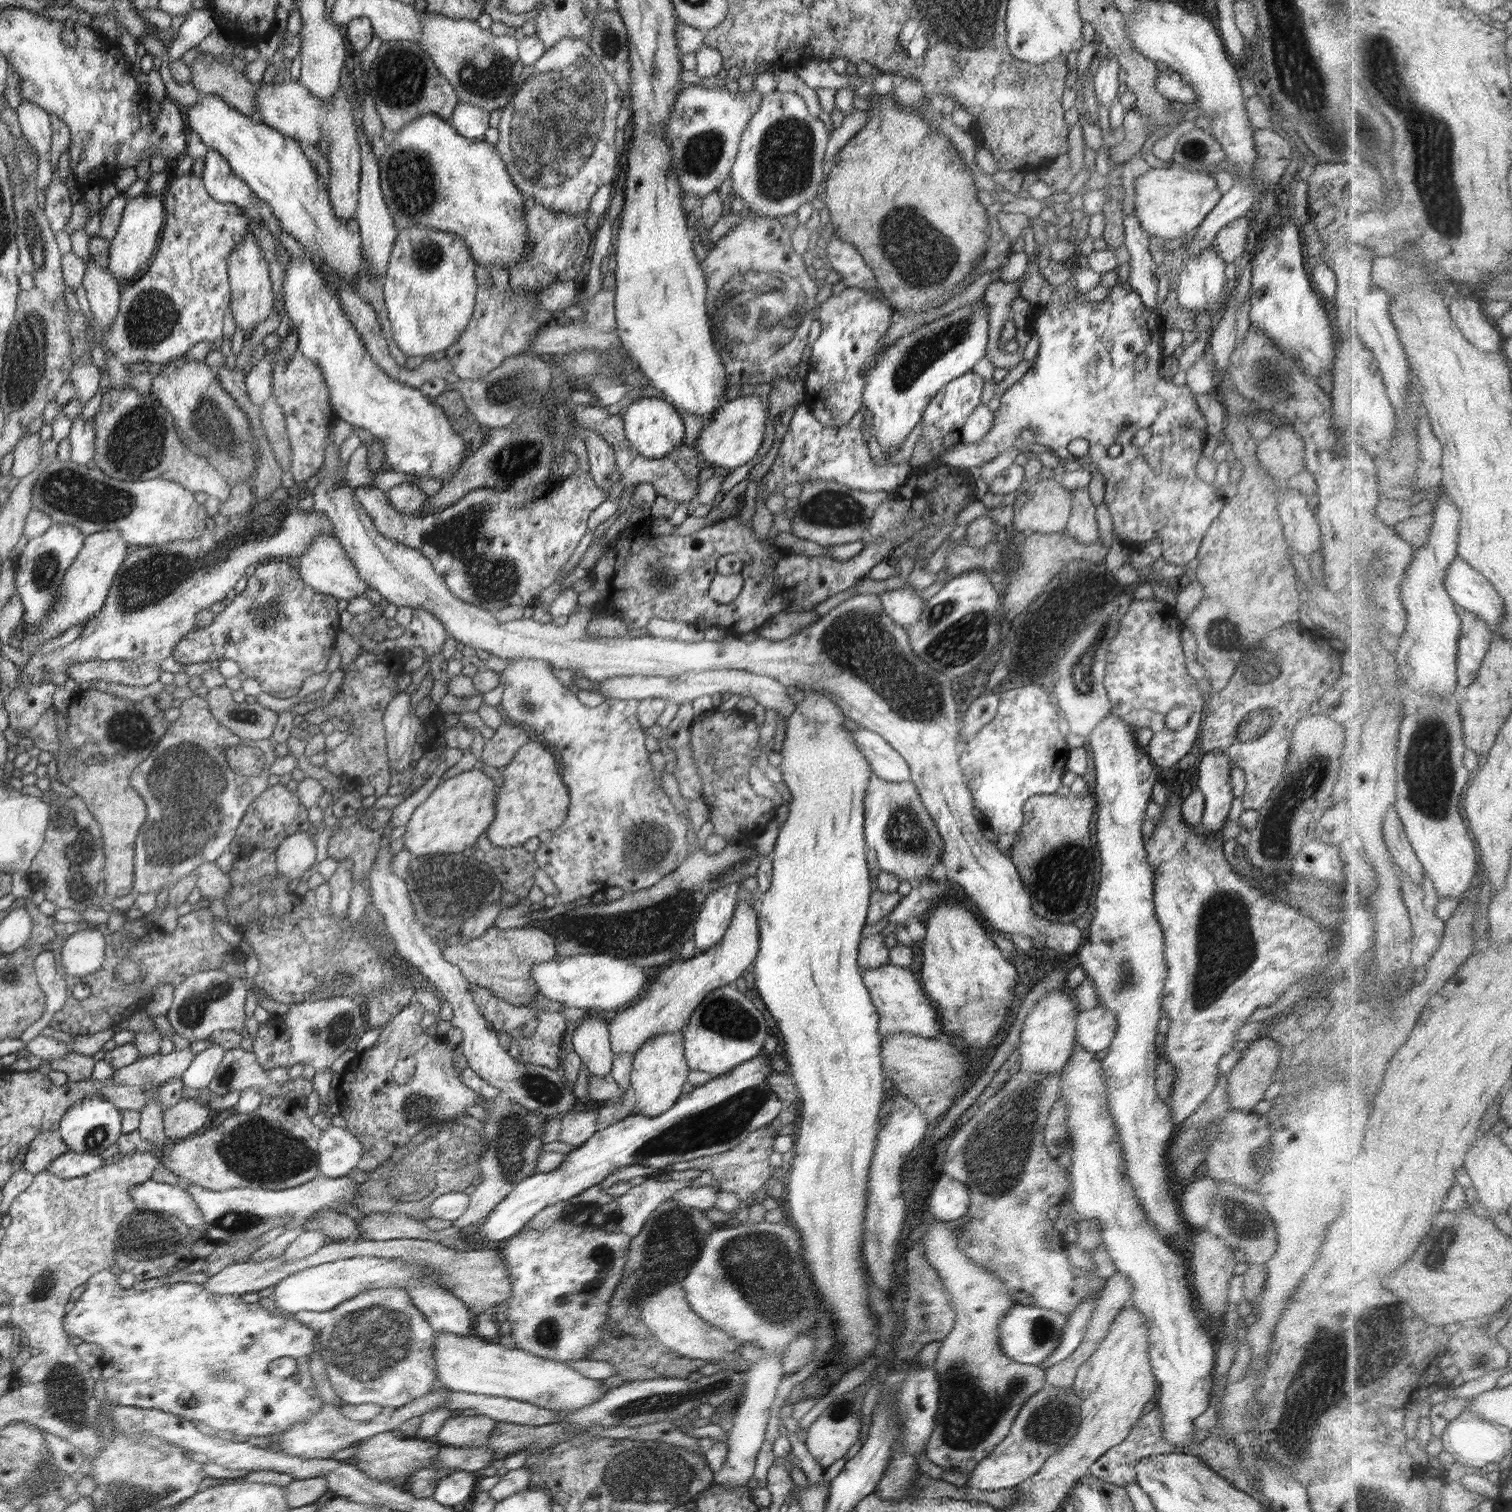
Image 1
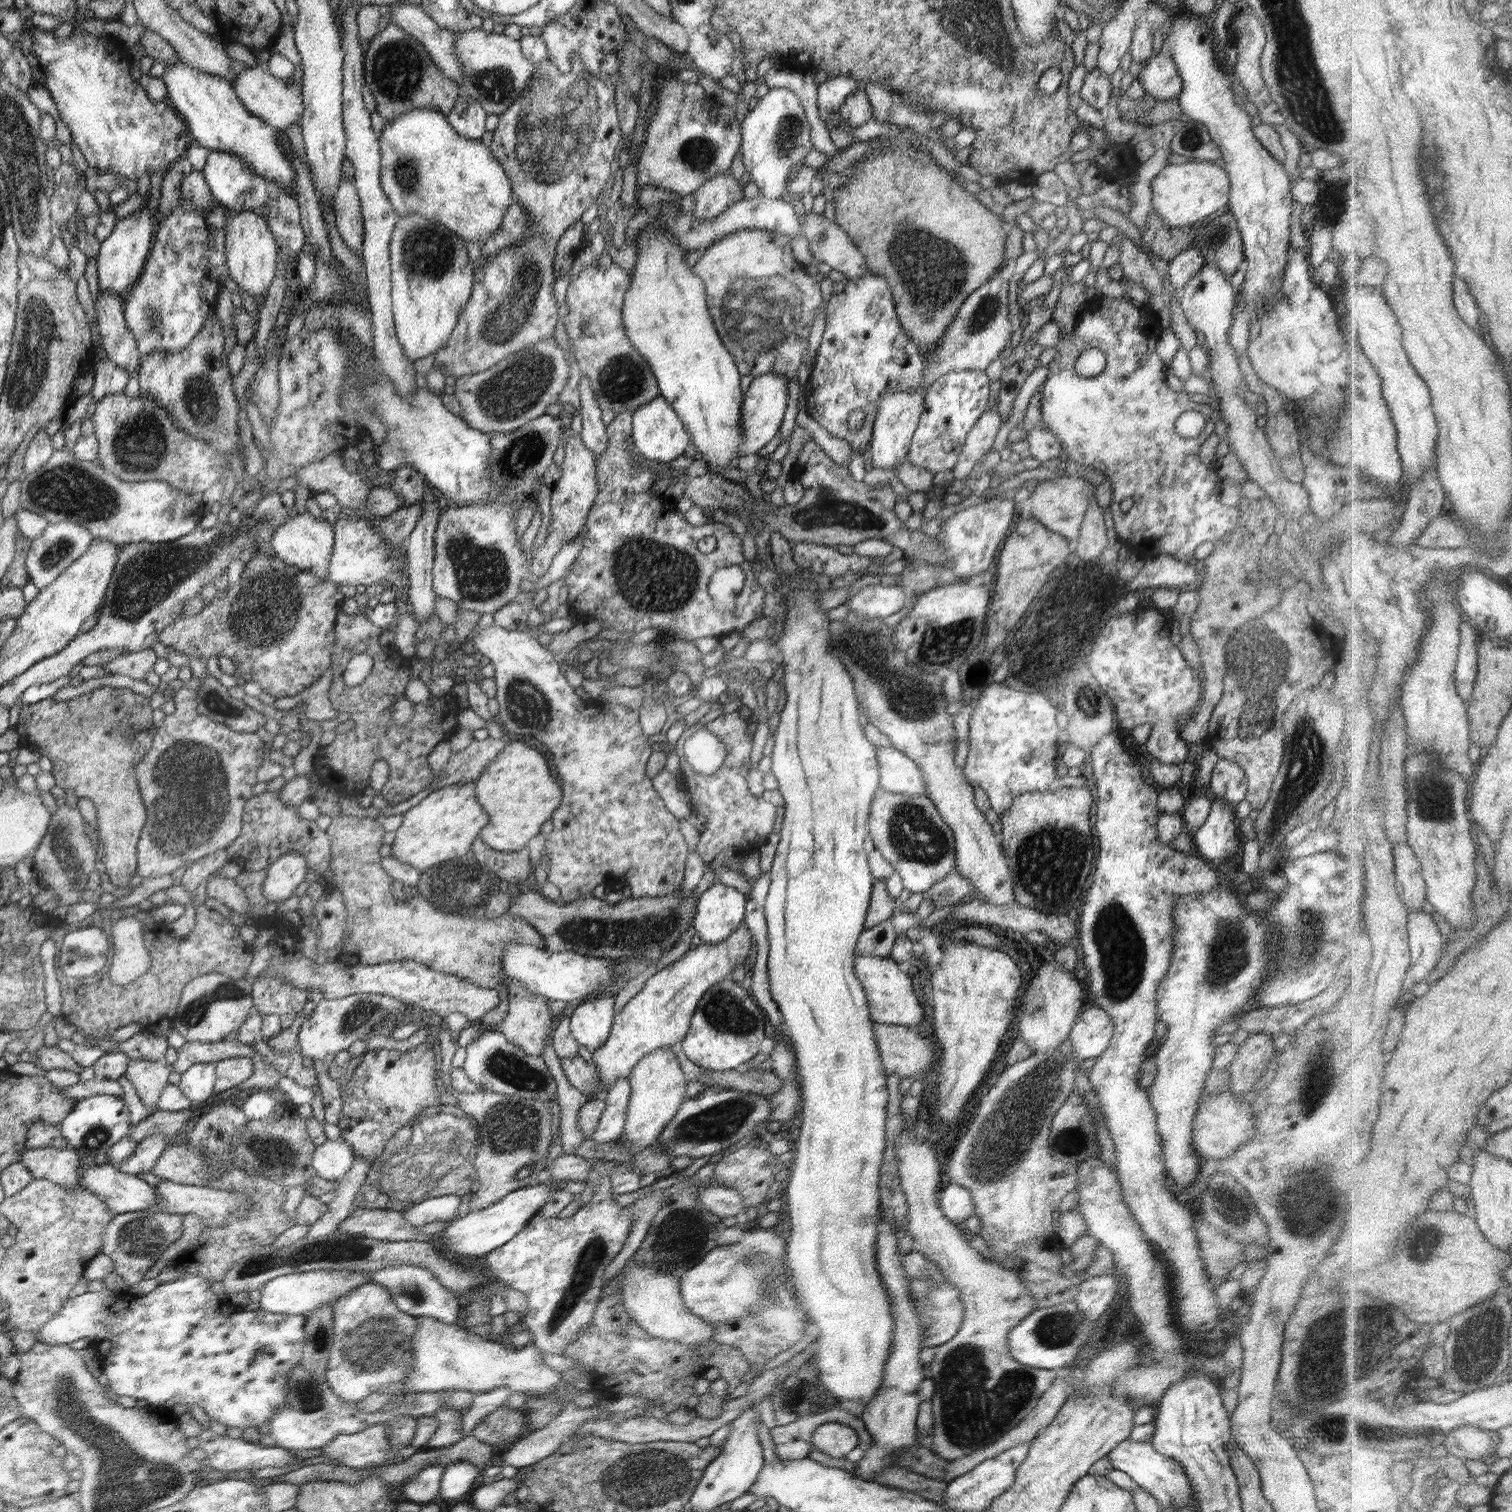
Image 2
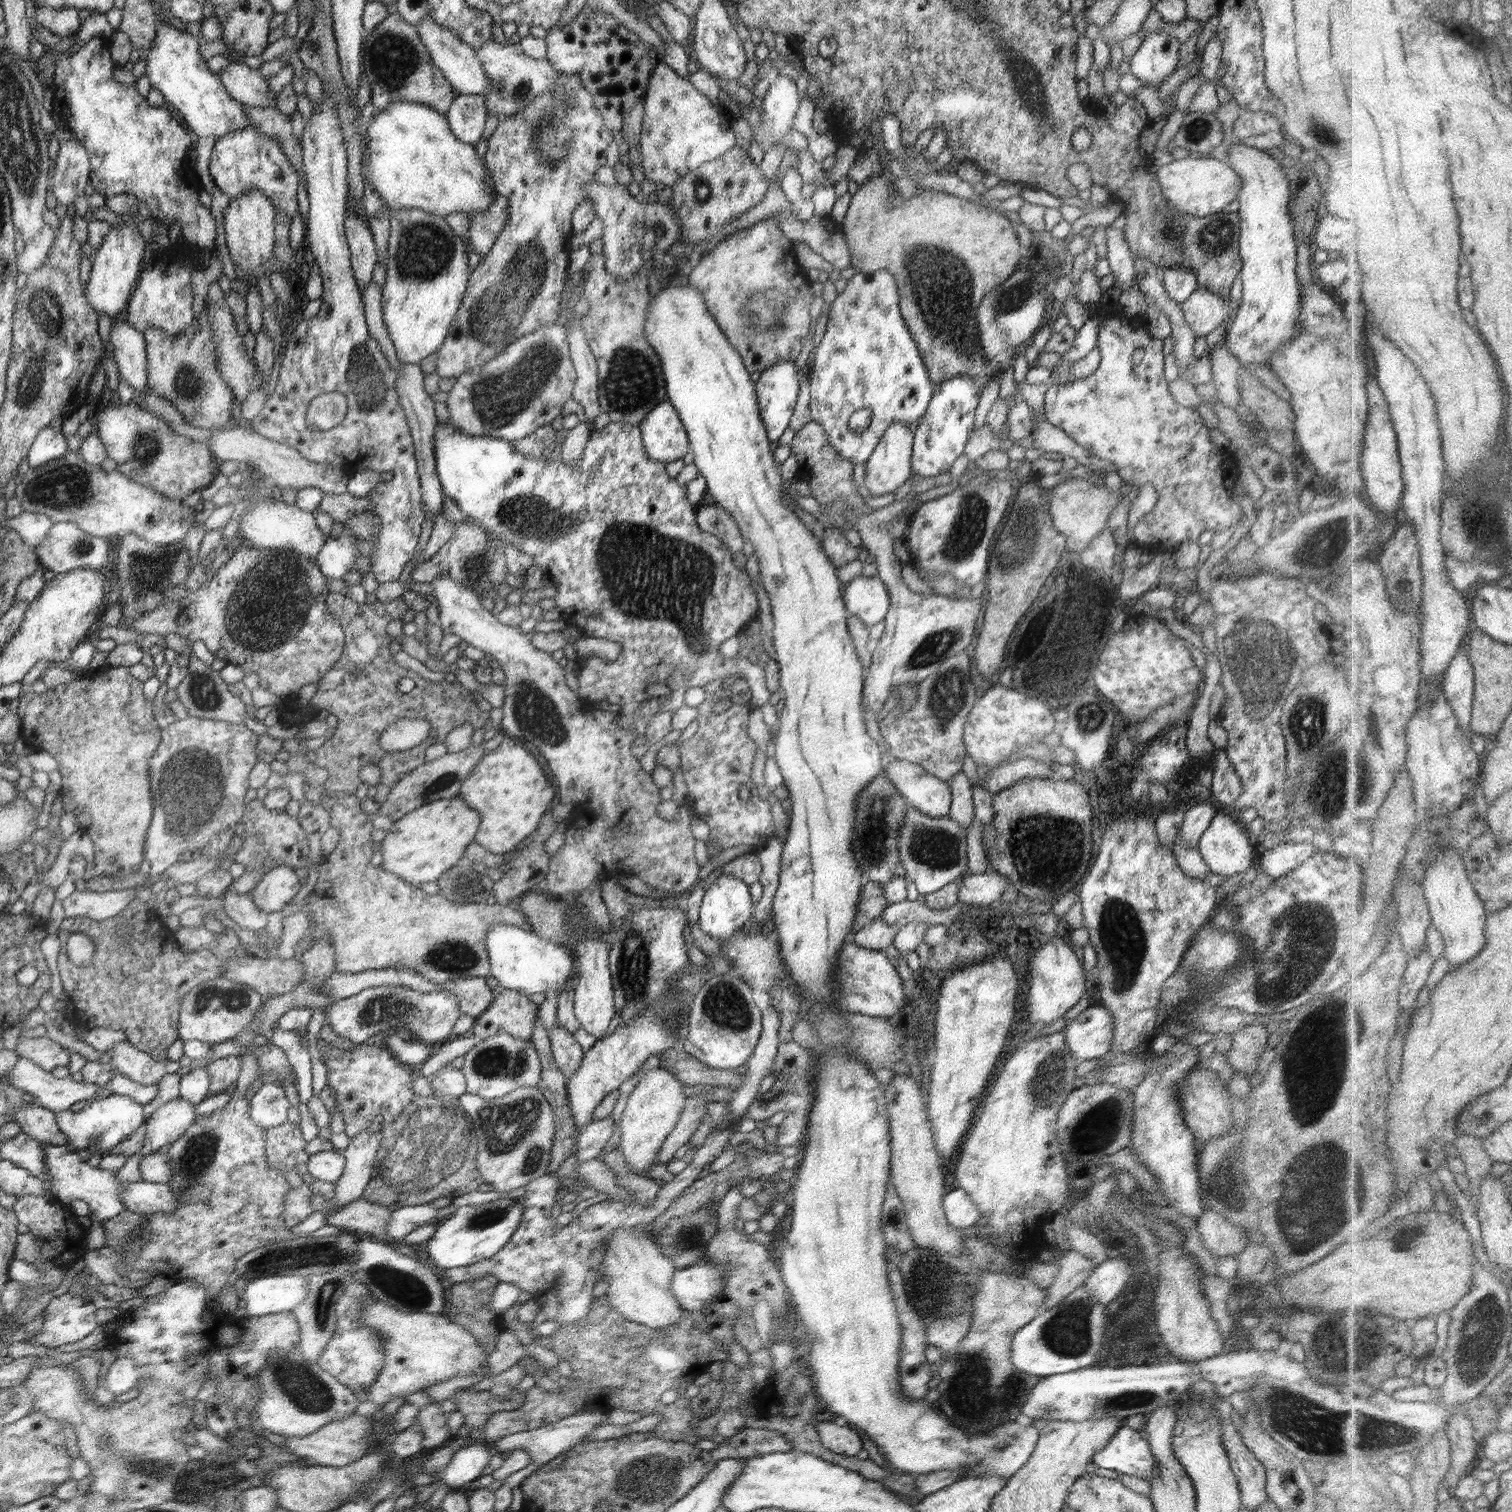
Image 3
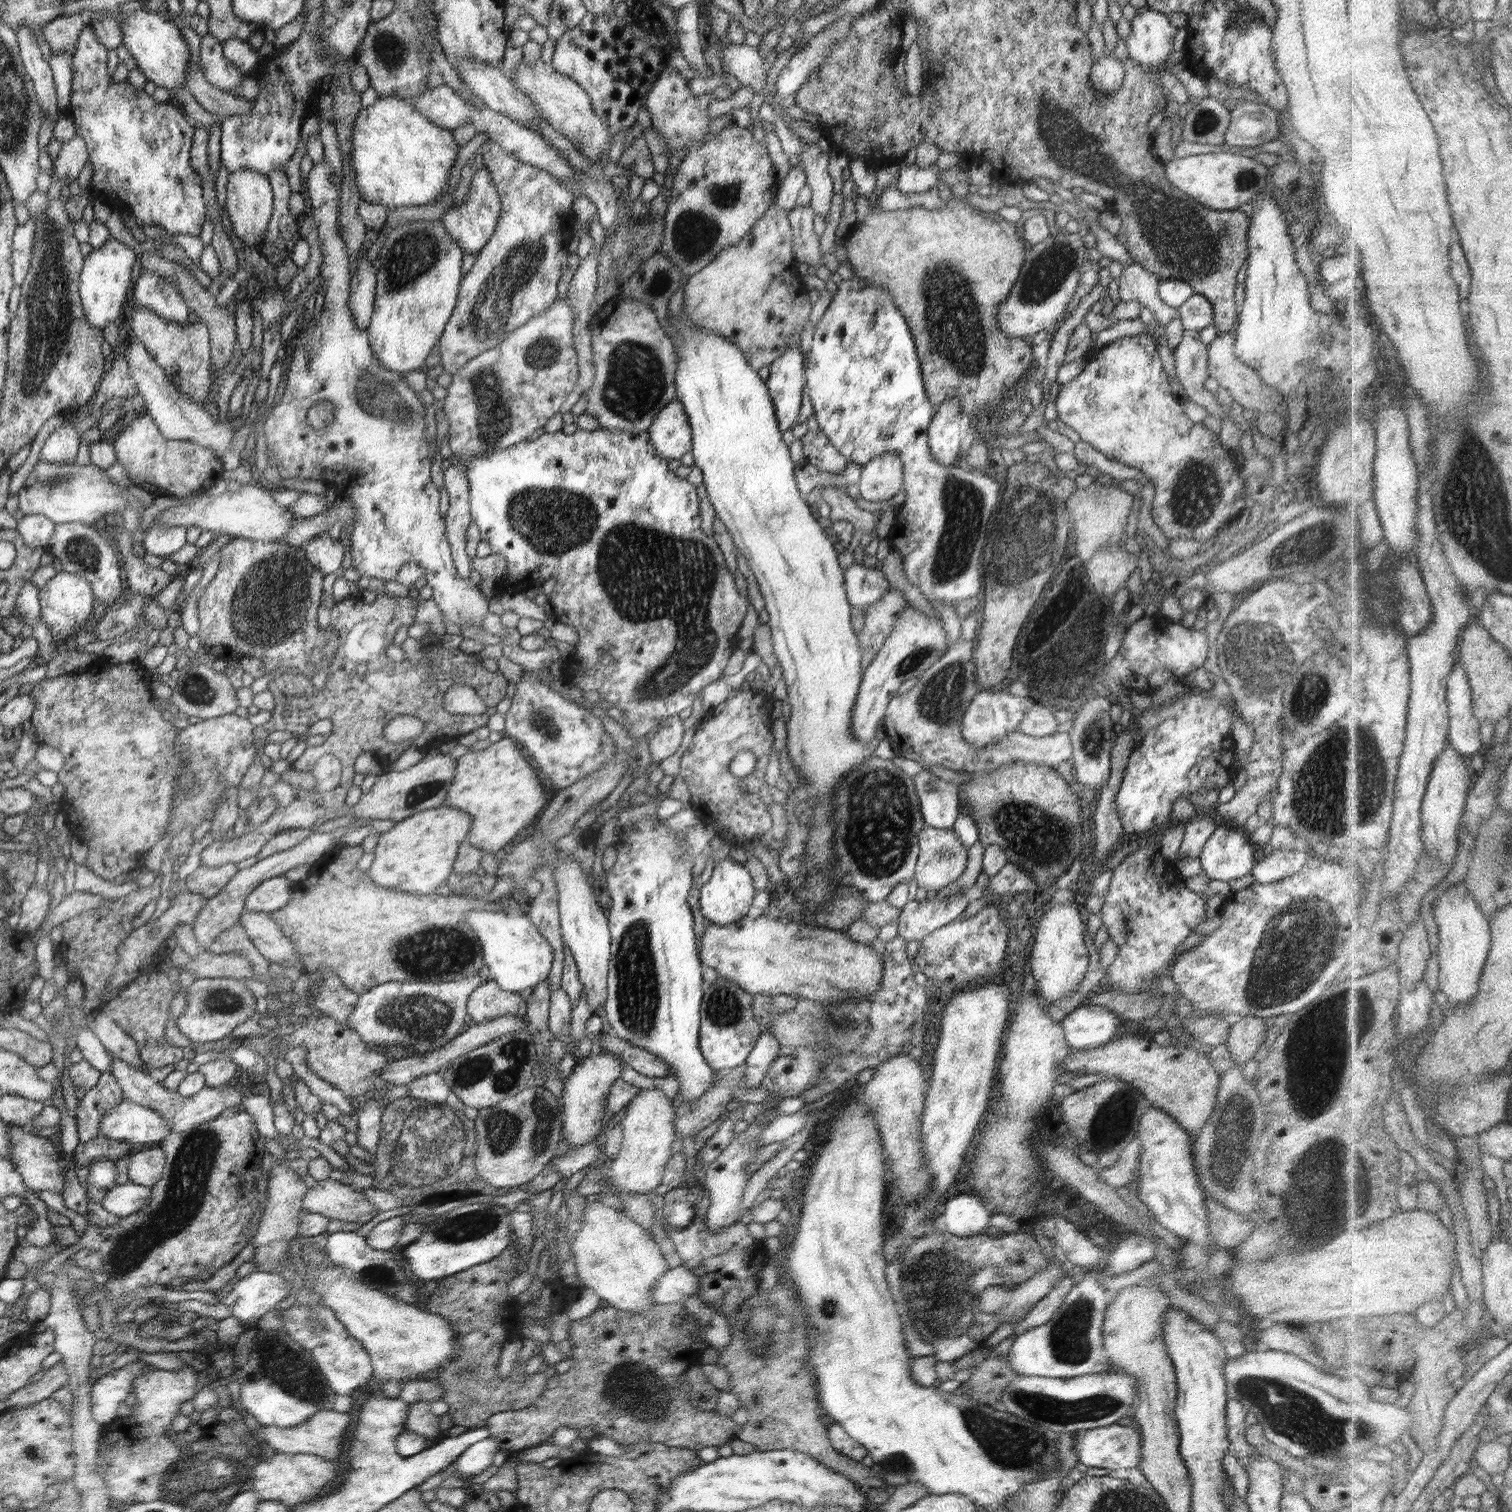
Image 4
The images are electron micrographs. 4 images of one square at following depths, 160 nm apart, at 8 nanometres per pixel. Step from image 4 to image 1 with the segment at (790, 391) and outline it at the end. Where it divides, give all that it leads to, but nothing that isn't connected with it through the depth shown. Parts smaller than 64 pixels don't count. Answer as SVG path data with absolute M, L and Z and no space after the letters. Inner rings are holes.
M740 395L737 399L722 403L703 426L693 448L712 467L722 466L734 470L748 464L758 455L764 440L764 421L767 418L767 402L758 395Z

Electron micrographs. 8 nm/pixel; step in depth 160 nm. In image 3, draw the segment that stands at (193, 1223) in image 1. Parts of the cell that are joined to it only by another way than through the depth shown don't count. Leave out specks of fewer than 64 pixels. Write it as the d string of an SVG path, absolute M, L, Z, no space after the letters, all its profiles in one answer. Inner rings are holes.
M45 1145L45 1165L49 1180L44 1180L43 1184L48 1195L52 1195L60 1204L66 1206L76 1199L86 1201L90 1211L94 1212L90 1214L91 1222L102 1223L103 1220L114 1218L125 1210L125 1204L121 1201L125 1184L118 1179L116 1173L90 1166L86 1157L71 1150L69 1145Z

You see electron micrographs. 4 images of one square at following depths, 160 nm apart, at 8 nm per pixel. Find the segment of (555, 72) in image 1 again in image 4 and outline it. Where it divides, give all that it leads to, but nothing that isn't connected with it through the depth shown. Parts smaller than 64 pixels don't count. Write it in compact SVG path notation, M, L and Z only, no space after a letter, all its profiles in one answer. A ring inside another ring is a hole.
M485 141L479 152L483 156L483 166L491 172L502 198L503 212L494 236L488 241L486 248L476 254L476 263L464 276L464 280L461 280L458 304L454 307L452 317L438 342L440 364L452 377L467 365L468 361L476 359L488 350L496 349L512 331L520 329L520 326L543 314L558 301L558 280L569 270L568 246L576 230L571 210L575 197L564 183L560 183L549 172L521 161L494 142Z

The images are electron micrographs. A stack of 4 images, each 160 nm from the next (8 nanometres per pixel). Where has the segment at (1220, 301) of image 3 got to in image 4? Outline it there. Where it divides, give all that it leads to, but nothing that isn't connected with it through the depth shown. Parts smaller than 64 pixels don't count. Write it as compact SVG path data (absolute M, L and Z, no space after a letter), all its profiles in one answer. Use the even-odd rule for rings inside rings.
M1196 293L1178 308L1178 314L1185 330L1194 332L1204 330L1214 321L1212 304L1205 296Z

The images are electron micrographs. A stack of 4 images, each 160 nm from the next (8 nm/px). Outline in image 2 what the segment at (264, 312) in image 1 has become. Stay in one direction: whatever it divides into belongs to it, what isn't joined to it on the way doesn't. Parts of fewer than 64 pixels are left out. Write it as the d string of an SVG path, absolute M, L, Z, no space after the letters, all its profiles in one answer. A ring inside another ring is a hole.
M244 210L242 212L228 211L226 223L226 259L232 280L243 292L251 294L256 300L265 296L276 270L276 257L280 252L279 243L271 233L267 219L262 215Z

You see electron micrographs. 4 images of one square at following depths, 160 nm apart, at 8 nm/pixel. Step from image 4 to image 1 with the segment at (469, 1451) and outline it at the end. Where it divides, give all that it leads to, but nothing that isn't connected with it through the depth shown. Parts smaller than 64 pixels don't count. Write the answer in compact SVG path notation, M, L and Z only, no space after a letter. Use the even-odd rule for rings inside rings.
M455 1470L450 1476L440 1479L431 1497L440 1504L460 1509L477 1487L476 1478L471 1472Z

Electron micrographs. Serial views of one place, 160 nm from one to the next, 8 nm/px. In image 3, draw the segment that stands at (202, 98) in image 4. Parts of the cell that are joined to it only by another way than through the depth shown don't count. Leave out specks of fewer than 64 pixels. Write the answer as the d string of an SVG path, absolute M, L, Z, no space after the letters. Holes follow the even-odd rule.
M242 102L242 110L259 132L273 138L282 147L284 154L287 154L288 160L295 167L299 178L306 181L303 150L294 134L290 117L281 114L276 107L270 107L270 109L246 107L244 102Z

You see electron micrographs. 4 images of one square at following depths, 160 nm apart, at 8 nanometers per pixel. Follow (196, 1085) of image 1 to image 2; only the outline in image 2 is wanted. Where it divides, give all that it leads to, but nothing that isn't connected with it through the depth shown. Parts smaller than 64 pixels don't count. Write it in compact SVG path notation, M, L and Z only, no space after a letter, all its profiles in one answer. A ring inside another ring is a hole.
M196 1063L181 1075L179 1089L199 1107L215 1094L216 1063Z

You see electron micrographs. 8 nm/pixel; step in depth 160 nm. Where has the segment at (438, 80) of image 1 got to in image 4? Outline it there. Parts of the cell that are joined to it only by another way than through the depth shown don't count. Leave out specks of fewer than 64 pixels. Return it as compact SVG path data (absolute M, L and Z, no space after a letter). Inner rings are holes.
M396 8L388 16L368 25L356 59L366 68L369 83L376 90L378 99L394 96L409 100L427 92L427 76L433 62L425 53L421 39L420 26L413 20L410 12Z

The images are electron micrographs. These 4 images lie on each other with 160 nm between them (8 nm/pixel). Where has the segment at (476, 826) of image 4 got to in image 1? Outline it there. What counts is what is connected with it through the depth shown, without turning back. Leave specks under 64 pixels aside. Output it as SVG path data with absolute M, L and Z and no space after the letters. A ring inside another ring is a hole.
M535 738L524 744L513 756L512 762L501 769L501 774L504 776L504 782L502 788L496 790L495 821L491 823L491 827L486 833L488 840L494 845L502 848L522 847L528 838L538 837L541 832L546 830L554 831L566 821L570 805L569 790L560 778L556 758L552 756L552 752L546 746L542 745L541 740Z

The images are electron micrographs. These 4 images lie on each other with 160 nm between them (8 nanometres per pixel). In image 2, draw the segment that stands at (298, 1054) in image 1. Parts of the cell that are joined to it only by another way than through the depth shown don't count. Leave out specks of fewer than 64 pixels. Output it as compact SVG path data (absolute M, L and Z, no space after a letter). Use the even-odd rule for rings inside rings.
M352 994L341 999L322 999L315 1005L310 1016L305 1018L298 1032L297 1048L302 1056L312 1058L316 1071L317 1084L322 1088L323 1104L325 1105L325 1120L330 1124L337 1124L341 1117L343 1100L341 1099L340 1082L330 1078L328 1069L334 1062L334 1057L340 1050L350 1048L356 1040L367 1040L376 1028L386 1020L393 1022L410 1012L410 1004L386 994Z

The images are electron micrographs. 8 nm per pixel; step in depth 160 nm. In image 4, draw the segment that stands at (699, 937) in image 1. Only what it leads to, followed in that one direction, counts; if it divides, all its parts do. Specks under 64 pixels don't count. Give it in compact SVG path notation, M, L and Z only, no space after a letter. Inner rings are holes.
M730 858L715 862L715 865L709 881L700 888L700 910L710 924L728 926L747 916L757 890L752 875L744 865L733 862Z

